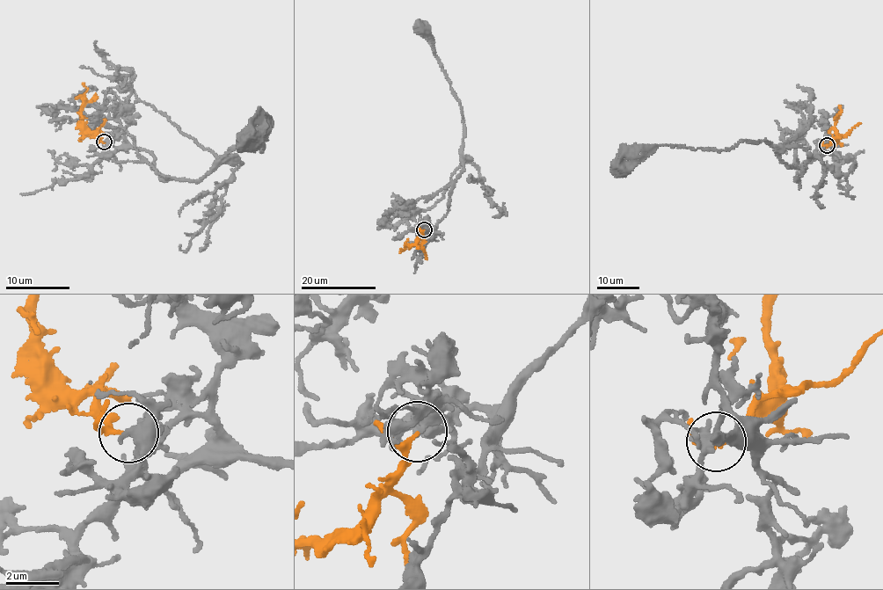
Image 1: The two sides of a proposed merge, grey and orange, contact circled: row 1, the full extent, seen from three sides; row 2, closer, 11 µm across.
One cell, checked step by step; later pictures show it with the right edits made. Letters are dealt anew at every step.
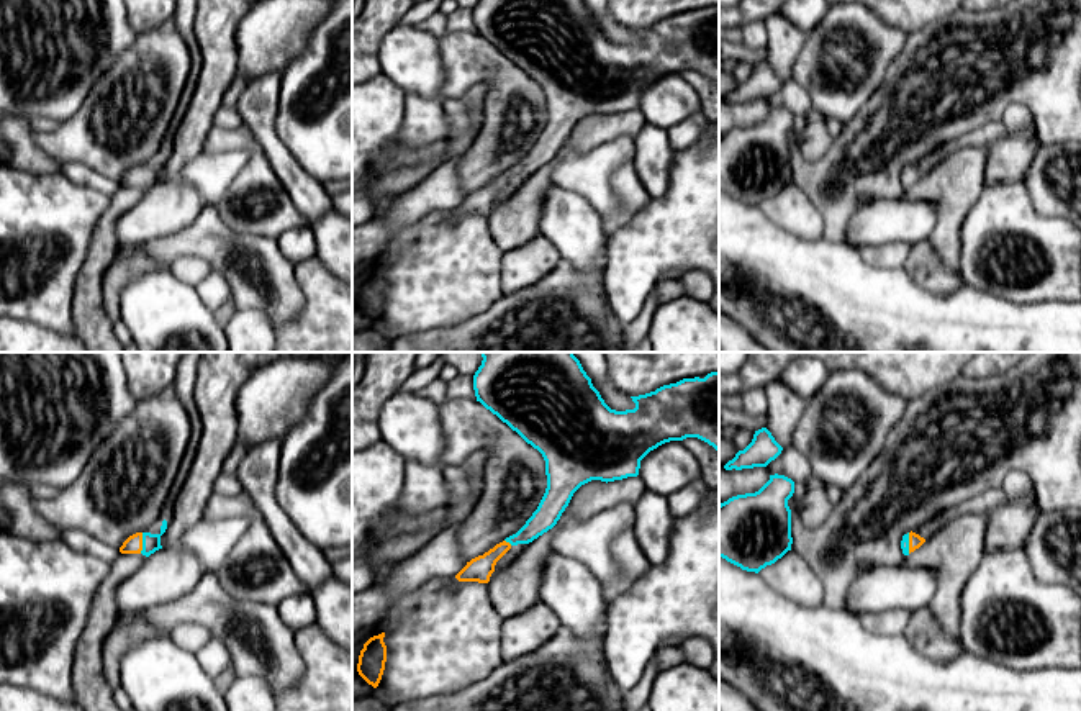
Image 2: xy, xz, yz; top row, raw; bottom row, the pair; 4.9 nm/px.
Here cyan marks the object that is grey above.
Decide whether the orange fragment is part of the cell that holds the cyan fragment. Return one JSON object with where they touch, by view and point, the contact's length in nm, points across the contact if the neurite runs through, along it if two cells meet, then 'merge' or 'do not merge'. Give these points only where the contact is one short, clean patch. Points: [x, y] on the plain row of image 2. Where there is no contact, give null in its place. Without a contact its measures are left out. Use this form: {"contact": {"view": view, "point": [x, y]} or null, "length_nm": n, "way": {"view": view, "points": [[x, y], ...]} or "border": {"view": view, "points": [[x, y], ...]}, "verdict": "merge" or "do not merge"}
{"contact": {"view": "xy", "point": [143, 176]}, "length_nm": 110, "way": {"view": "xy", "points": [[151, 176], [143, 176], [133, 177]]}, "verdict": "merge"}

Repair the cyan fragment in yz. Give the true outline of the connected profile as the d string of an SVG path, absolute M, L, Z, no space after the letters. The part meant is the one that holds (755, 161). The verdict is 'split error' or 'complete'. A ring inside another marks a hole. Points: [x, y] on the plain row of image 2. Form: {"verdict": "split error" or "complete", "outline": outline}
{"verdict": "complete", "outline": "M785 108L770 113L755 126L729 131L719 138L719 190L747 205L758 206L791 183L791 143L788 133L794 126L794 115Z"}

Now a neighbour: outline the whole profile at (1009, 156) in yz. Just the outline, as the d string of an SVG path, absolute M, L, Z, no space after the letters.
M1034 123L1017 133L1006 129L1001 138L989 138L984 183L1012 183L1024 179L1040 144Z

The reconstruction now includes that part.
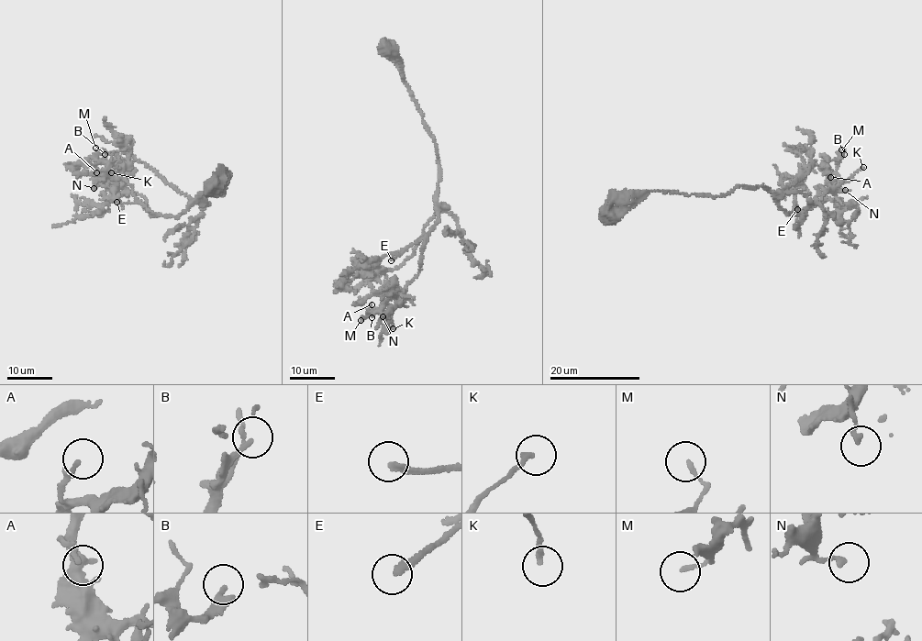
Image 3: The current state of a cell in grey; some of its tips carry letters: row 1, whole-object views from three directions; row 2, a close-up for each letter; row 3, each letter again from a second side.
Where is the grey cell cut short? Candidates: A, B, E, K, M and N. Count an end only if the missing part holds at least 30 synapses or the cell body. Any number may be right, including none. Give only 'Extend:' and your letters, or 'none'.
Extend: E

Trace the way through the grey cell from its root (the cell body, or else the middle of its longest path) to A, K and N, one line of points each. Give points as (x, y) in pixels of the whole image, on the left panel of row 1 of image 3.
A: (194, 201), (177, 215), (154, 216), (145, 207), (144, 198), (124, 186), (108, 189), (96, 172)
K: (194, 201), (177, 215), (154, 216), (139, 195), (124, 186), (109, 189), (108, 182), (105, 182), (111, 172)
N: (194, 201), (177, 215), (154, 216), (145, 207), (144, 198), (127, 188), (108, 189), (103, 184), (94, 188)

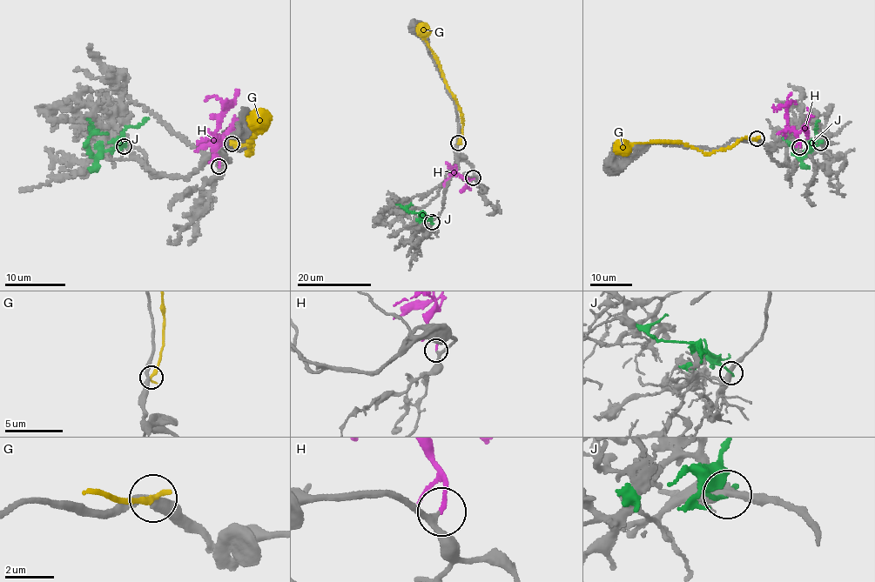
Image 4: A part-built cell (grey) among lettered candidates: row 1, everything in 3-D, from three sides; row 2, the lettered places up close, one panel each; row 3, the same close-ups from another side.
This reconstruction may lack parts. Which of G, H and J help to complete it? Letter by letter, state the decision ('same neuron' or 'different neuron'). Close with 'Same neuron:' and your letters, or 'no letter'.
G: different neuron
H: same neuron
J: different neuron
Same neuron: H

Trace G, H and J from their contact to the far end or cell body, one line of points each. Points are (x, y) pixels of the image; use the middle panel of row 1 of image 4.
G: (458, 143), (462, 123), (458, 104), (424, 37), (421, 23)
H: (474, 177), (465, 179), (453, 172), (443, 185)
J: (432, 222), (420, 212), (412, 212), (396, 204)

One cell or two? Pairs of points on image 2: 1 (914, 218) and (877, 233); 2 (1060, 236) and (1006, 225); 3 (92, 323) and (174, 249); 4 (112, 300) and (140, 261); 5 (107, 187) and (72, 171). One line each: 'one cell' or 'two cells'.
1: one cell
2: one cell
3: two cells
4: one cell
5: one cell

